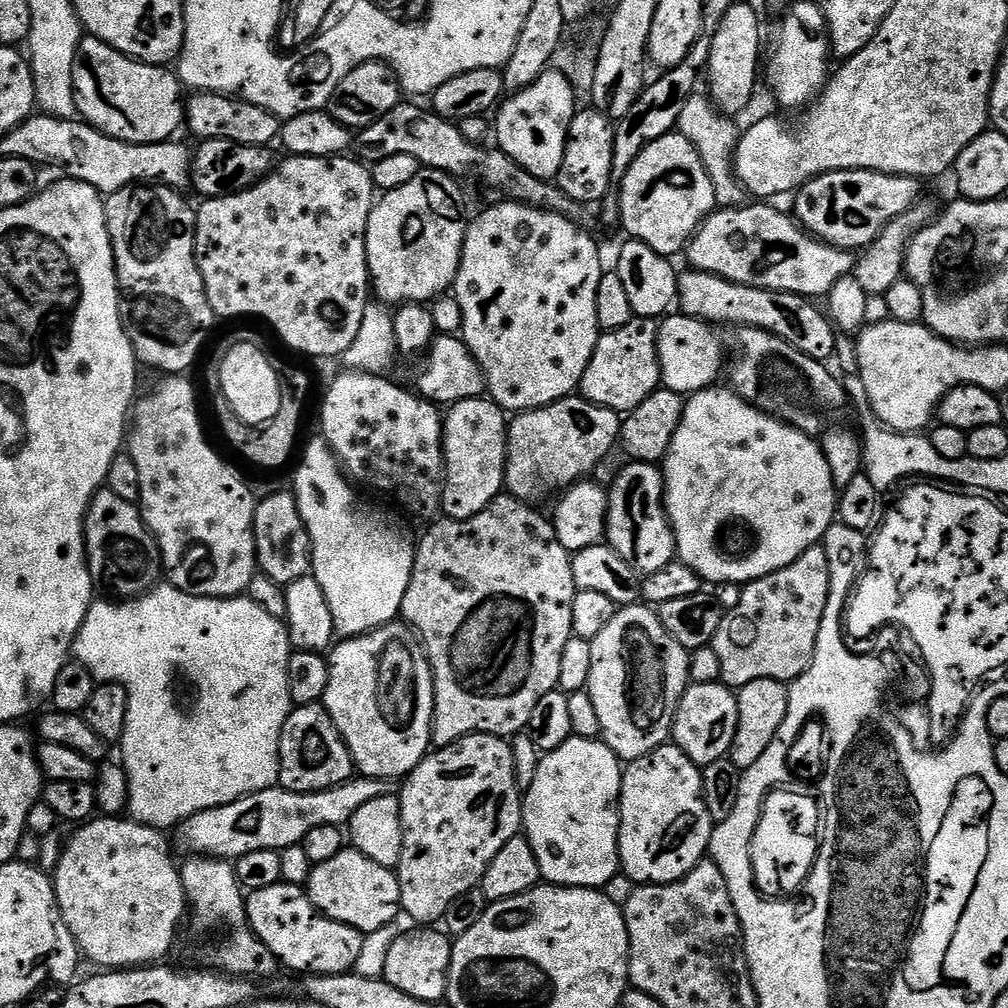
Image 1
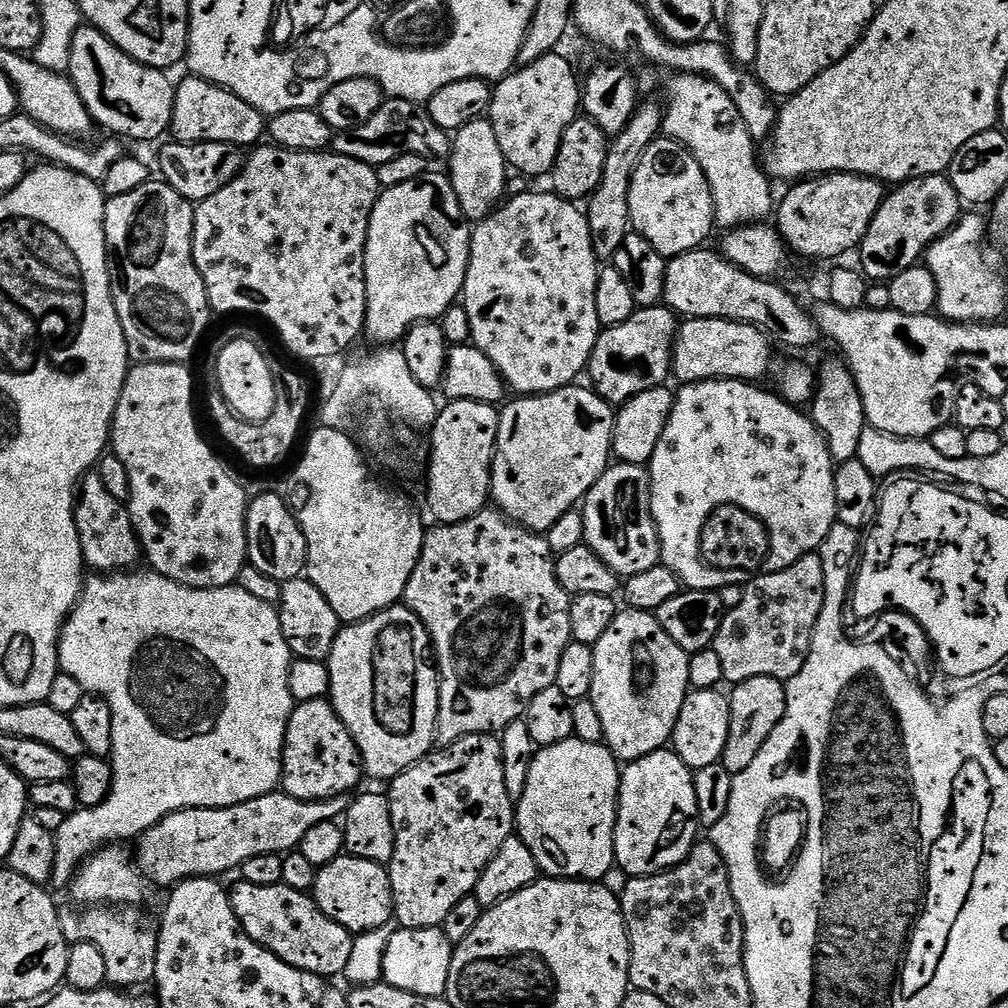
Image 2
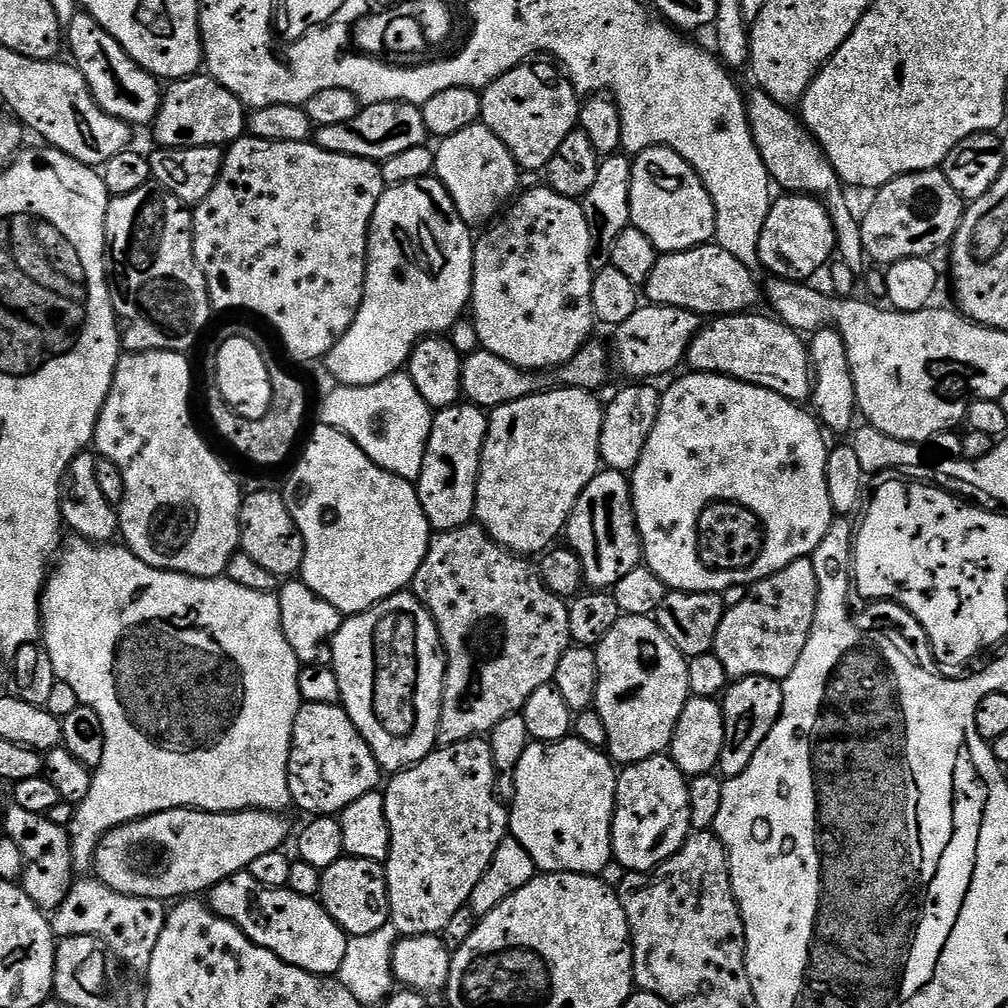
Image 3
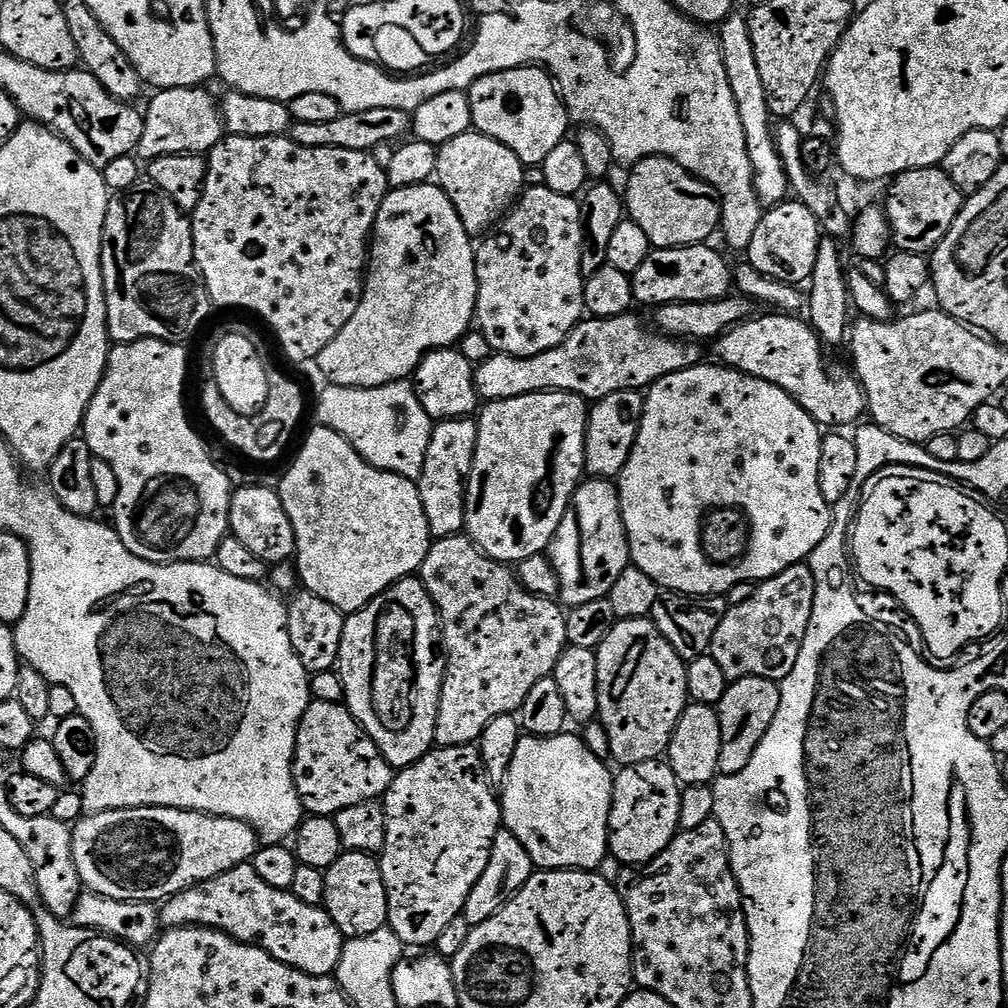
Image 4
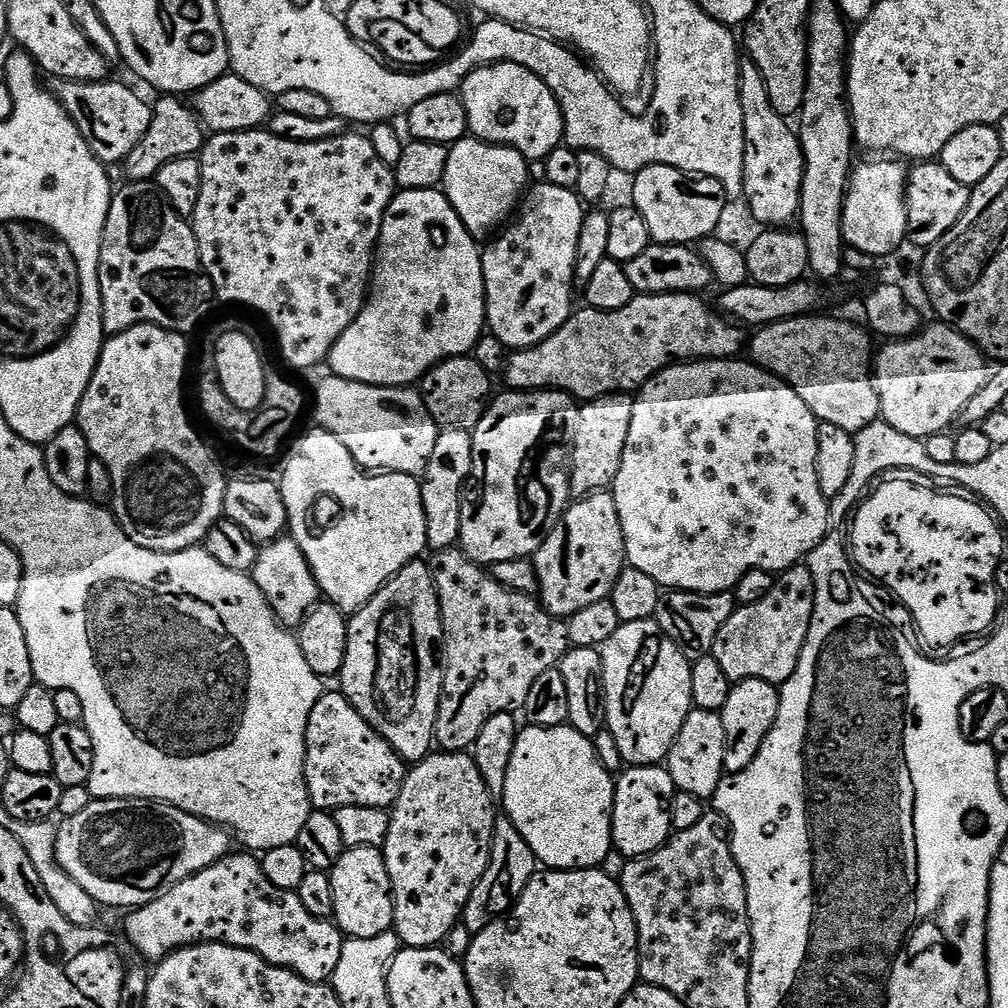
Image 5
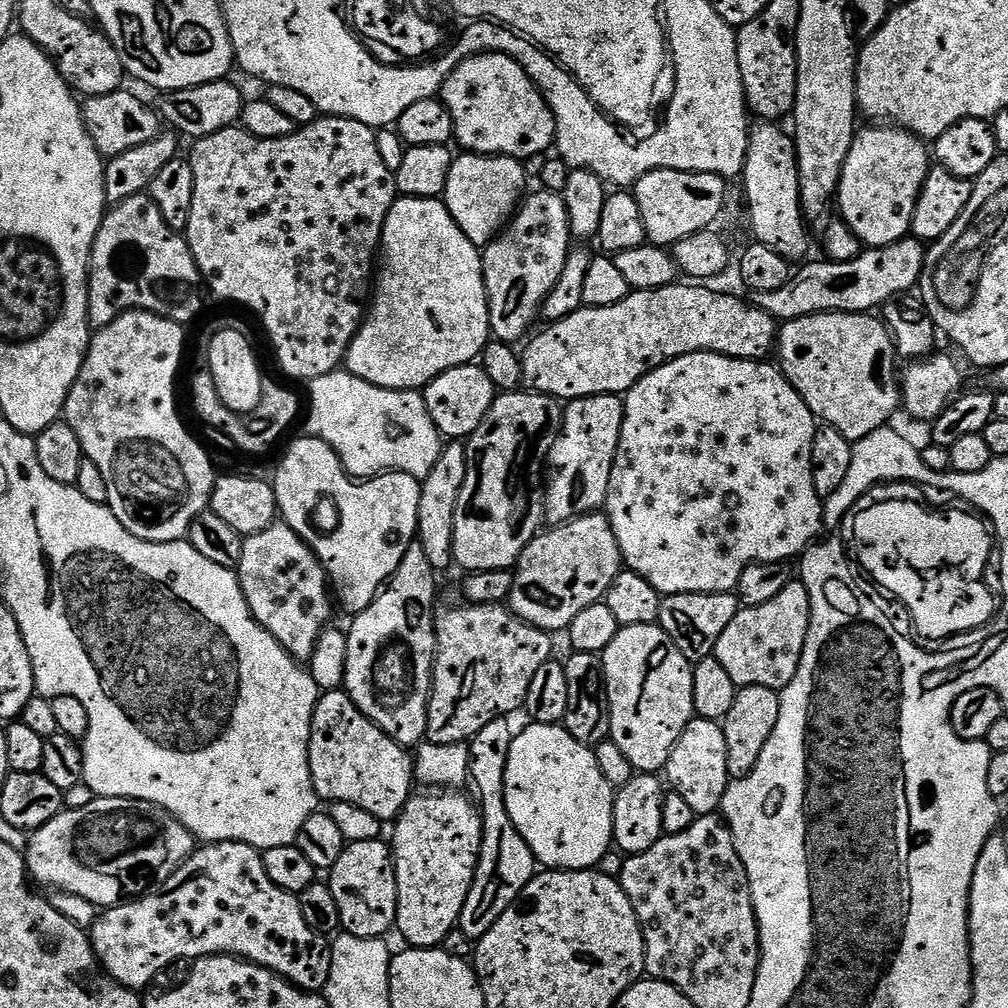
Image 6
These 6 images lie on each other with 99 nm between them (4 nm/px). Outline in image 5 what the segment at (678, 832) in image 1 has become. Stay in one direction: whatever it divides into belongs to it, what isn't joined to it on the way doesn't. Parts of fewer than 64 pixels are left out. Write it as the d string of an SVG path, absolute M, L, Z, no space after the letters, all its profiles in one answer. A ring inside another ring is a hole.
M647 764L619 773L612 807L612 843L615 851L635 858L648 856L667 844L673 835L672 803L678 789L667 767Z

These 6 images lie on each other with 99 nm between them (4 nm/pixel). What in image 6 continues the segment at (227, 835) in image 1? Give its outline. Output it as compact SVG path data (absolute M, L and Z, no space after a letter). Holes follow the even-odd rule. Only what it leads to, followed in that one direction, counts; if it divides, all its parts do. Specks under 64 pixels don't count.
M106 796L90 802L90 806L82 806L82 810L65 808L50 818L46 826L37 828L28 841L26 859L28 875L37 885L49 884L56 888L52 890L86 899L103 910L115 908L121 902L144 895L153 886L164 884L197 847L198 841L192 832L186 830L186 826L182 826L182 822L178 822L178 818L171 816L165 808L145 800Z

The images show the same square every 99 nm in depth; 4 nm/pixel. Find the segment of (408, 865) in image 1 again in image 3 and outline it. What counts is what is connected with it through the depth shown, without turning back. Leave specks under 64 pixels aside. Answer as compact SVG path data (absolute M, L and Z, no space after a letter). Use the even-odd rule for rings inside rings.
M484 738L463 740L437 747L421 762L397 772L383 789L386 822L390 830L390 850L384 869L388 879L390 922L401 937L443 933L450 917L466 907L474 886L486 874L494 850L510 832L510 812L500 805L492 787L498 781L491 746Z

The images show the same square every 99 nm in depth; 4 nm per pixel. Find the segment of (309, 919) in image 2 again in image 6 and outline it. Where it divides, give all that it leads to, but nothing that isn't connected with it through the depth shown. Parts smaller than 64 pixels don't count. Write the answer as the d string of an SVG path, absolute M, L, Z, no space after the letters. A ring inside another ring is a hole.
M242 842L205 843L197 847L192 856L174 870L172 877L155 890L121 902L115 908L103 909L92 924L90 939L101 969L123 988L133 990L144 990L175 960L195 962L202 956L238 956L252 964L261 964L303 992L323 993L330 978L332 949L329 937L319 936L306 926L299 895L274 886L270 874L266 874L263 855Z

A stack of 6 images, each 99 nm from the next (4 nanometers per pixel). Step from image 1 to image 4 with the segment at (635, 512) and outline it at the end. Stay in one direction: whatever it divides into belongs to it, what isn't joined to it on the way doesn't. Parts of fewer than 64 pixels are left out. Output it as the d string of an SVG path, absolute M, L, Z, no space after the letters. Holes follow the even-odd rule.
M588 478L576 489L568 505L568 513L552 539L550 559L559 576L559 599L568 608L582 606L582 602L605 599L614 582L618 582L618 574L630 567L620 493L611 479Z

